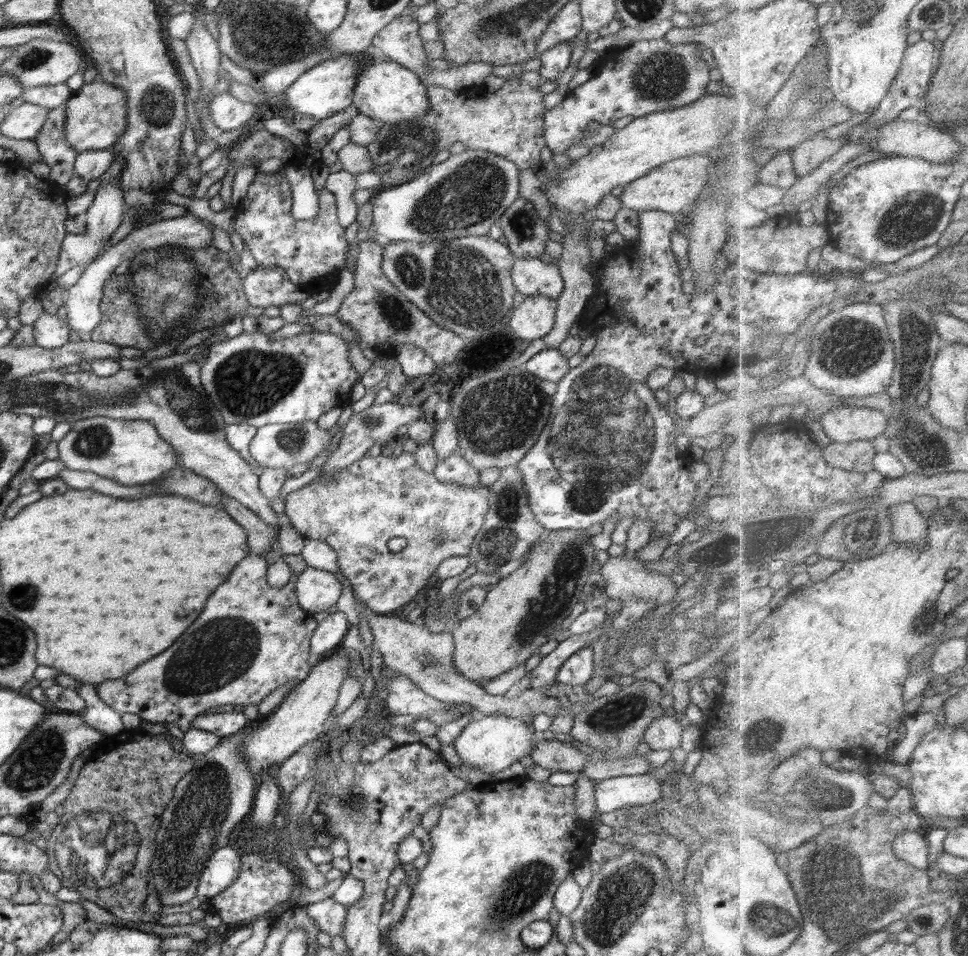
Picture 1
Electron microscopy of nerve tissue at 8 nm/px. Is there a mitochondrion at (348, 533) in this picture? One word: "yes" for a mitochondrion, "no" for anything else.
no

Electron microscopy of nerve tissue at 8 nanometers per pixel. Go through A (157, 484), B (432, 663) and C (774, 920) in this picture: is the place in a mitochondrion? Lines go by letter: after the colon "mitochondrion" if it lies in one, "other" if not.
A: other
B: mitochondrion
C: mitochondrion

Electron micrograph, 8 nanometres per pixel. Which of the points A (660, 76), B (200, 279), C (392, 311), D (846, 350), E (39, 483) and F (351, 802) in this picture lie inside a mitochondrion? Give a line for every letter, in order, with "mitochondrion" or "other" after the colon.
A: mitochondrion
B: other
C: mitochondrion
D: mitochondrion
E: other
F: mitochondrion

